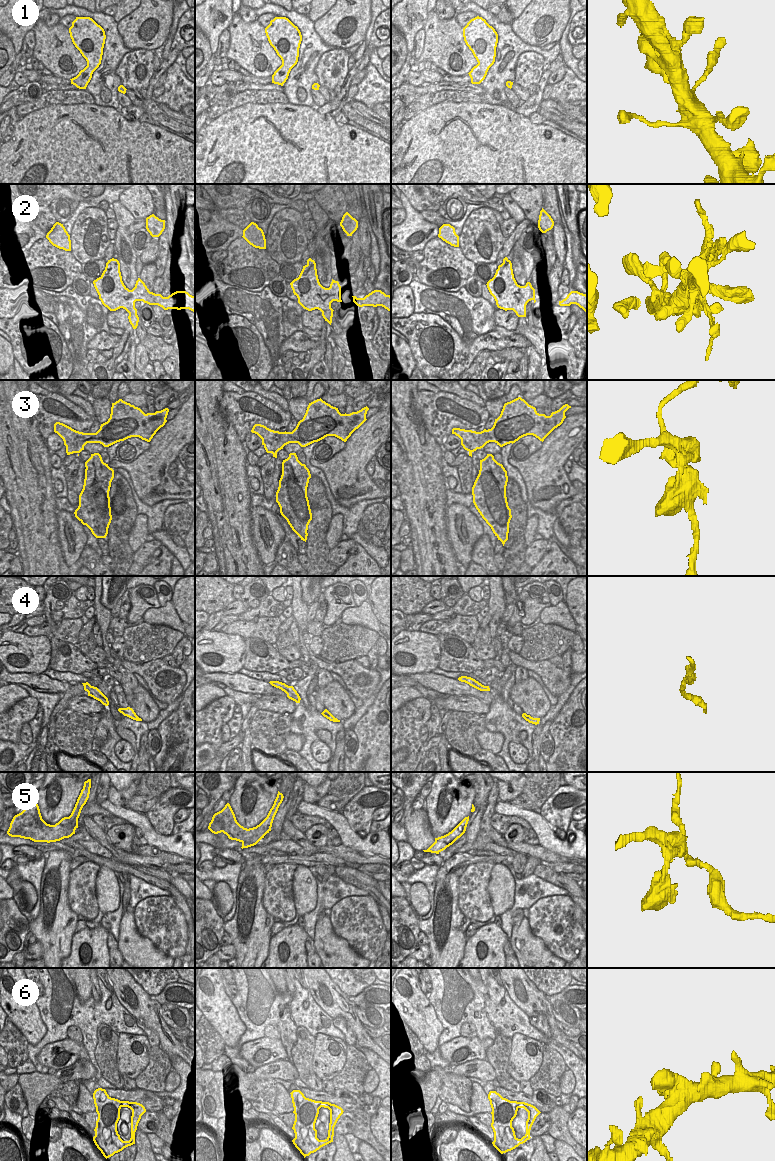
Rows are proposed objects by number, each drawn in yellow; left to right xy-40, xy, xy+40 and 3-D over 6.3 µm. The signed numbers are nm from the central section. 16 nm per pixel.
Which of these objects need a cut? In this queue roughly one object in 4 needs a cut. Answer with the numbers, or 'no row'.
2, 3, 5

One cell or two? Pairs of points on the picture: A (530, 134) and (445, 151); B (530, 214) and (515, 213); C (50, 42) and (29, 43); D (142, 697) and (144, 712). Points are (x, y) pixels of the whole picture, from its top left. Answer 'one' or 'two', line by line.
A: one
B: two
C: two
D: one

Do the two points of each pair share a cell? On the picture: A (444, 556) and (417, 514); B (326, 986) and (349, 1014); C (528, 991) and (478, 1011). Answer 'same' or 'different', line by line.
A: same
B: same
C: different

